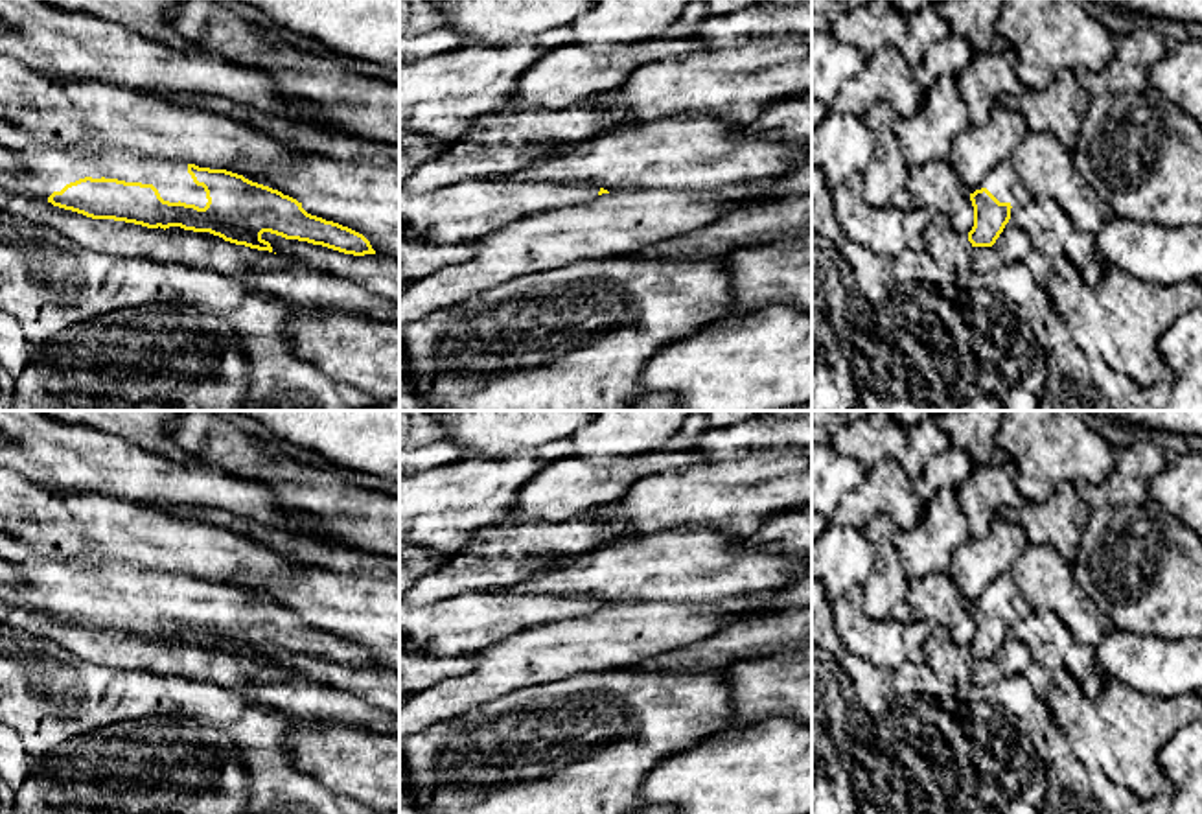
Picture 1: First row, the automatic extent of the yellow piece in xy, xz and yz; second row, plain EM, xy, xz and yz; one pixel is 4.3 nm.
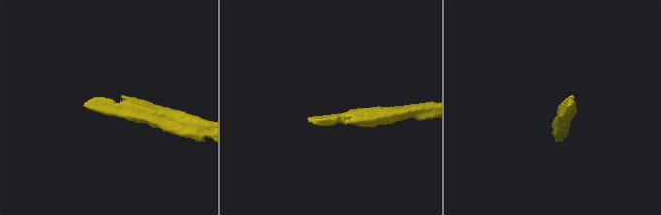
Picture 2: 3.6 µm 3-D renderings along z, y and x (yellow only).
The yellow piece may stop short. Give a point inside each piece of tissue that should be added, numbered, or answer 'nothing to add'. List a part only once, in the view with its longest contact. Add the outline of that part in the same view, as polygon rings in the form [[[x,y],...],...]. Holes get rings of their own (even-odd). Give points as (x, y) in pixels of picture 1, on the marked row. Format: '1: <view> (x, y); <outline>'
1: xy (41, 166); [[[0,120],[0,149],[15,158],[15,171],[0,171],[0,182],[31,190],[42,199],[85,177],[153,184],[169,203],[204,208],[208,199],[188,173],[184,160],[151,158],[94,144],[42,142]]]

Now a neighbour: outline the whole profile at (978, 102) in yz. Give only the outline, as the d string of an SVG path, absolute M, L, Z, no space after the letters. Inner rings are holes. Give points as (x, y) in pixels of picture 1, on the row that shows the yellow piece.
M1012 48L1000 53L976 52L970 66L957 77L957 90L968 109L970 125L985 125L1000 94L1022 96L1018 57Z

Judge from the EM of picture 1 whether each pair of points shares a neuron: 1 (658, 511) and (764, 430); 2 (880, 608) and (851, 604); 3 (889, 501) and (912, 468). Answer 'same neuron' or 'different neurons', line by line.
1: different neurons
2: different neurons
3: different neurons

